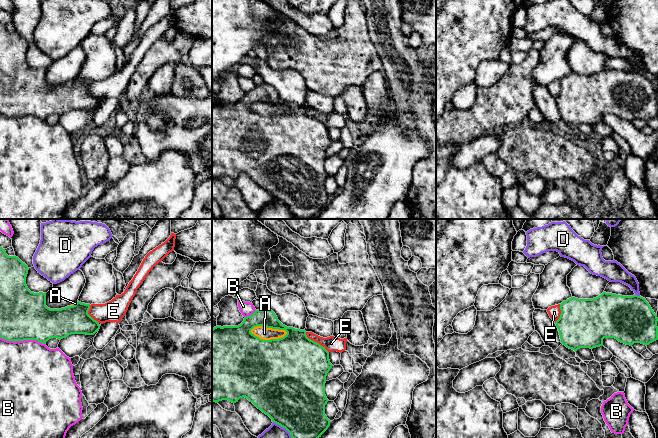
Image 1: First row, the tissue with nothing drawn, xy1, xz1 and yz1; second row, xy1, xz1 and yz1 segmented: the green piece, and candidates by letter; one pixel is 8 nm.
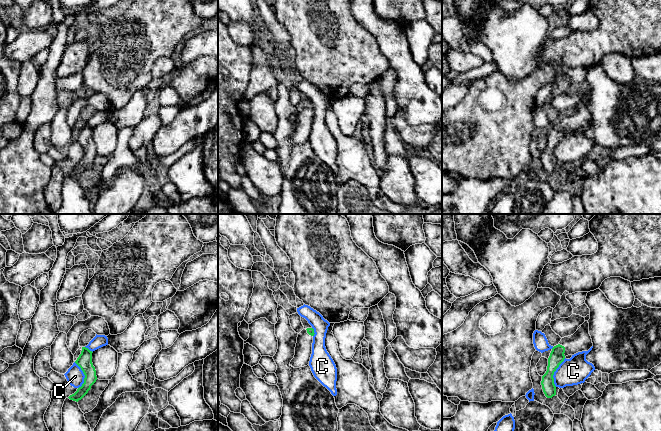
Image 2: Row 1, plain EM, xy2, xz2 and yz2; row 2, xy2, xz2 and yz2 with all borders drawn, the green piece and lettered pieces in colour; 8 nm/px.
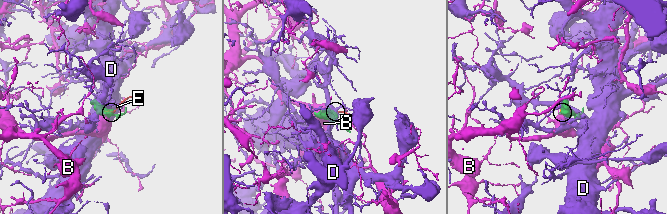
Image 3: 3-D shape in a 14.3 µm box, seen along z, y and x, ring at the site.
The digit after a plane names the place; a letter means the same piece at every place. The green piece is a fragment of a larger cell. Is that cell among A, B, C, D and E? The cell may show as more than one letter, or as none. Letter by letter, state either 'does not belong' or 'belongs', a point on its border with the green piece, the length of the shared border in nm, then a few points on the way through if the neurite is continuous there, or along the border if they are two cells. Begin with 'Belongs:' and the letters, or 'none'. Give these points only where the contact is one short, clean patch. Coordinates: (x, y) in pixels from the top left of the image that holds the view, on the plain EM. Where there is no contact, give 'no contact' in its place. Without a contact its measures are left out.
Belongs: none
A: does not belong | xz1 (269, 103) | 300 nm
B: does not belong | xy1 (22, 116) | 360 nm
C: does not belong | yz2 (554, 147) | 240 nm
D: does not belong | xz1 (286, 205) | 260 nm
E: does not belong | xz1 (316, 118) | 260 nm | along xz1 (305, 108), (309, 114), (318, 118), (328, 128)

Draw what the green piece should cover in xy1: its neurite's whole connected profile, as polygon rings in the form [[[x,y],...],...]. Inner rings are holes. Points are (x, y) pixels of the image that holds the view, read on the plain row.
[[[0,23],[0,113],[7,117],[36,116],[45,120],[51,114],[59,116],[71,110],[94,111],[99,98],[89,90],[90,80],[77,78],[73,82],[50,85],[46,82],[46,69],[31,68],[26,61],[28,42],[16,32],[8,32]]]

